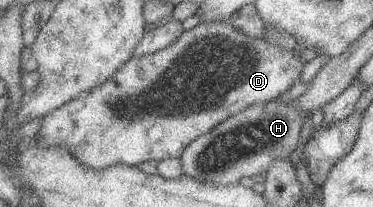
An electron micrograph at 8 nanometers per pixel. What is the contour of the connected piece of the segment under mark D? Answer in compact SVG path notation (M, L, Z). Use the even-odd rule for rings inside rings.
M232 19L225 22L214 23L201 23L197 24L194 28L185 31L185 34L173 46L167 50L157 51L155 54L145 55L141 58L132 58L120 70L113 75L104 85L97 87L95 90L89 92L85 98L80 97L70 103L65 104L56 111L49 113L42 119L42 126L38 131L35 139L40 142L40 147L43 148L66 148L84 164L85 168L92 168L93 170L100 171L115 165L137 166L147 161L155 160L158 163L170 158L181 158L184 155L185 149L189 147L193 141L199 140L205 136L209 131L215 130L220 124L223 124L227 119L232 118L245 109L253 105L265 104L273 102L276 97L281 93L287 92L294 84L298 83L301 73L303 73L304 64L299 59L300 53L293 52L292 50L286 51L281 47L269 43L268 38L252 39L251 36L245 35L241 32Z

